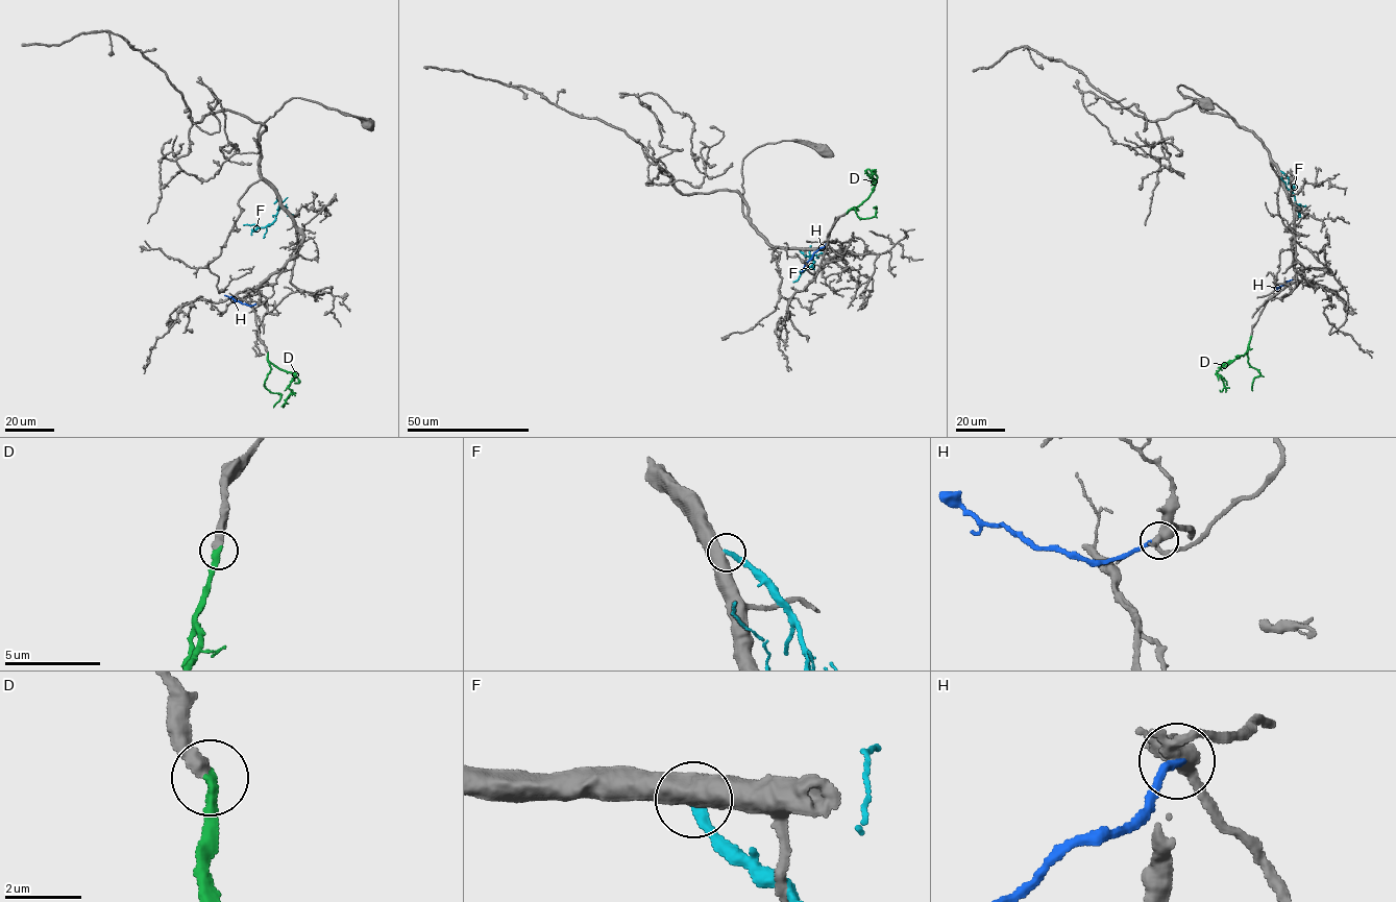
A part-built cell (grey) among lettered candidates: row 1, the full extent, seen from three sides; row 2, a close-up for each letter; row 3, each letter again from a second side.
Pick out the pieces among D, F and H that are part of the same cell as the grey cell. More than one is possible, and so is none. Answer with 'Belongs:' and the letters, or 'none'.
Belongs: D

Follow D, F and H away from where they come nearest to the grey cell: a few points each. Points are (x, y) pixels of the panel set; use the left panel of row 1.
D: (267, 351), (268, 361), (296, 376), (288, 388), (291, 390), (283, 405)
F: (276, 190), (279, 210), (275, 221), (265, 227), (243, 225)
H: (259, 302), (243, 305), (224, 295)

